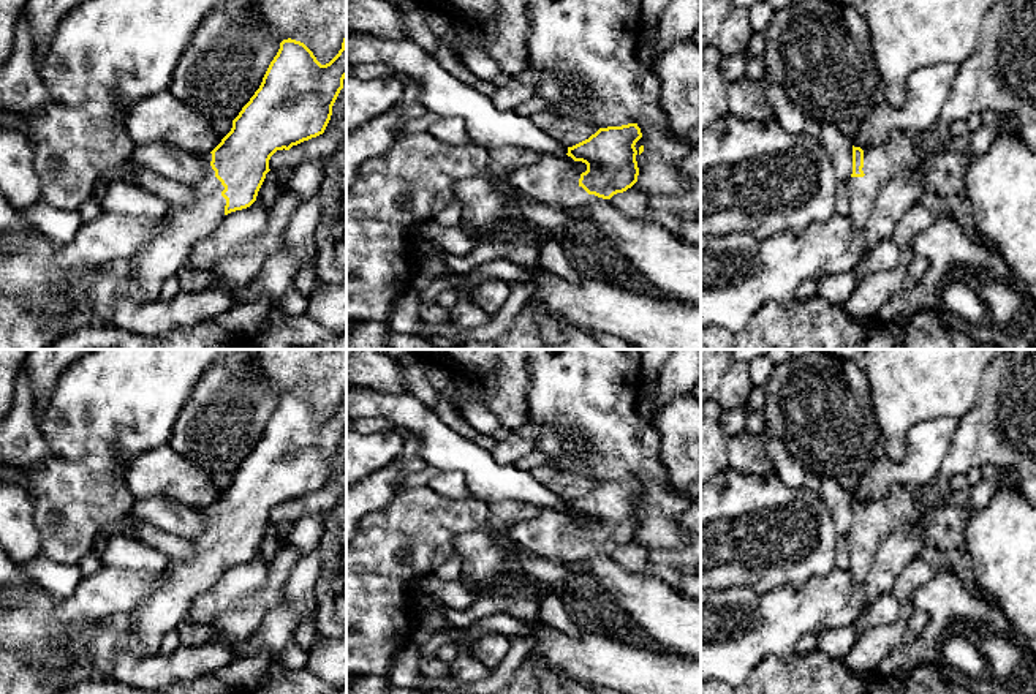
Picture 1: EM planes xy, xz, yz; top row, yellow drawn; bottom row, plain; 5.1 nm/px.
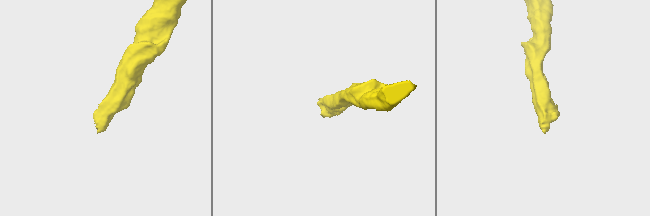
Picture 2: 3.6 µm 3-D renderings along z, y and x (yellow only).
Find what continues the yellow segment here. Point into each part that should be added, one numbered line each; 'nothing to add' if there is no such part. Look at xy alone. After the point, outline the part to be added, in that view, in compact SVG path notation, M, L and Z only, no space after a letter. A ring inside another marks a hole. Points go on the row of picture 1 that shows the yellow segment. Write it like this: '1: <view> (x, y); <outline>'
1: xy (165, 256); M212 153L199 157L206 160L206 174L191 185L193 199L169 206L164 231L130 259L128 285L122 294L136 302L158 299L163 283L188 266L193 245L225 218L225 187L210 166Z

